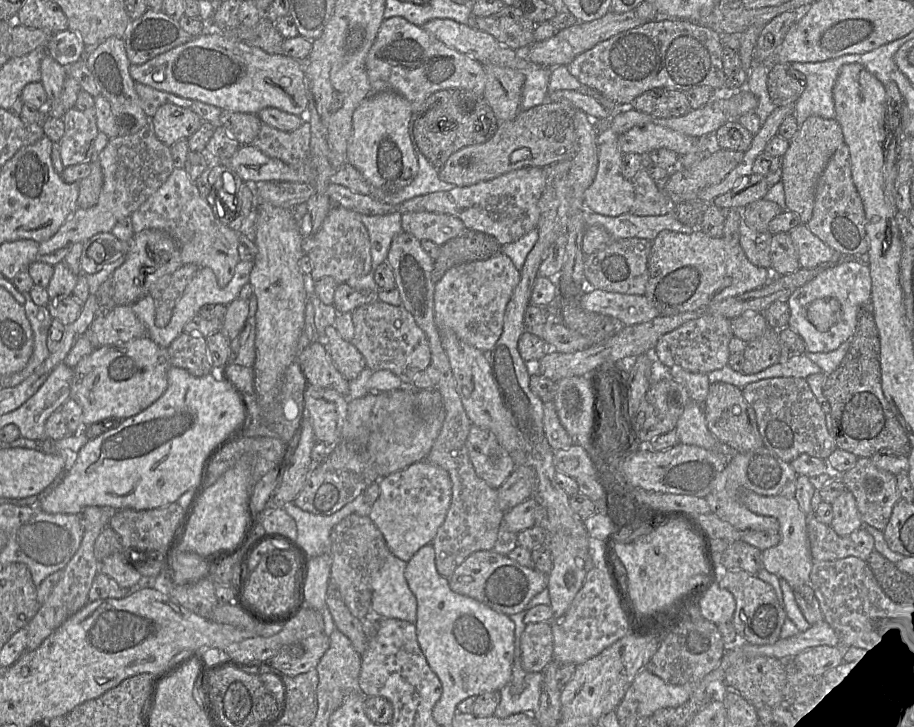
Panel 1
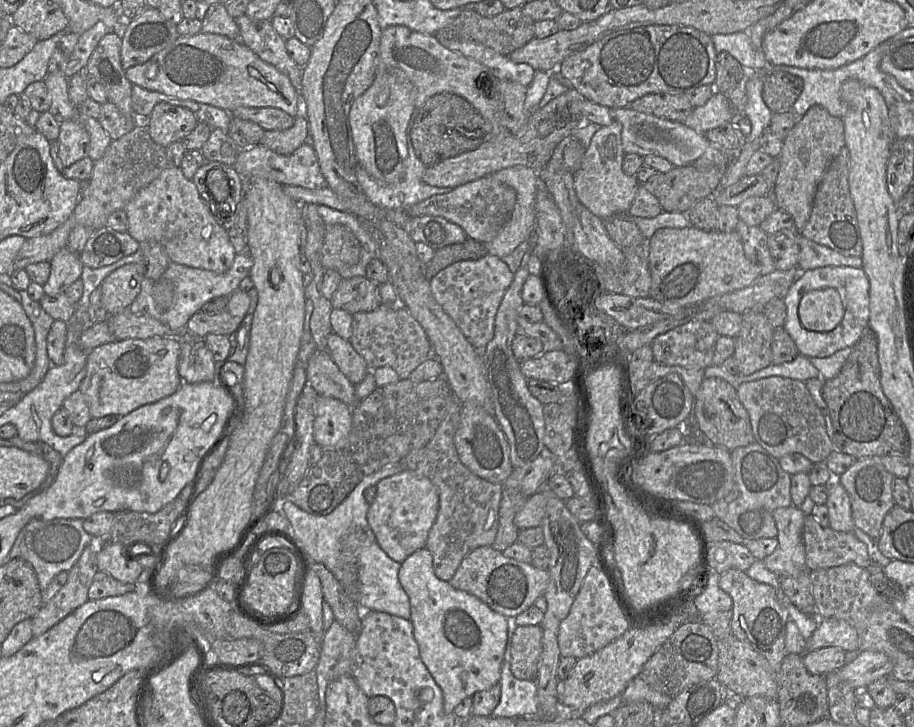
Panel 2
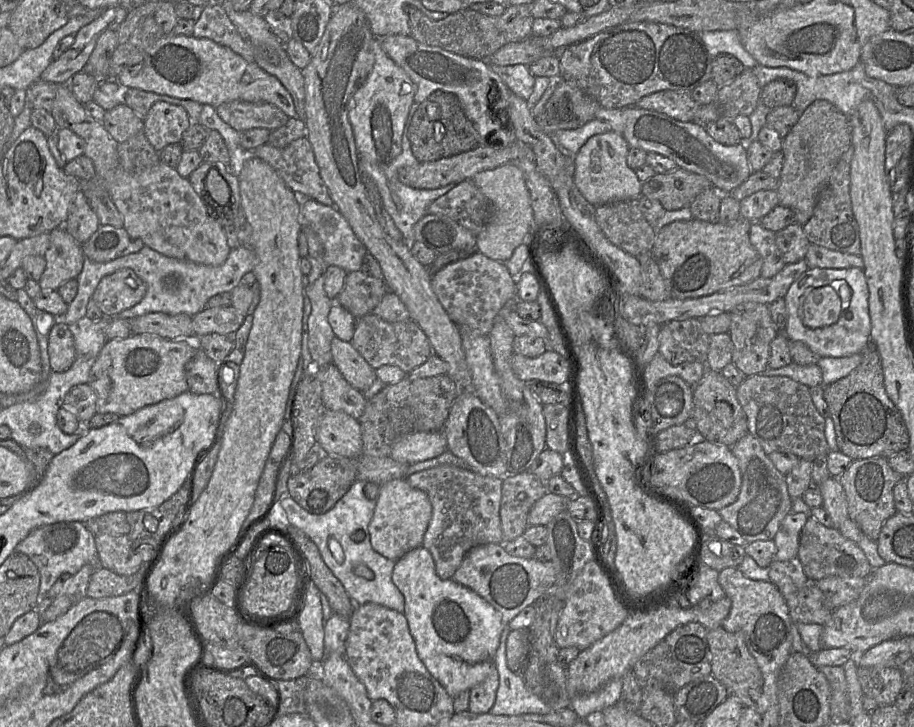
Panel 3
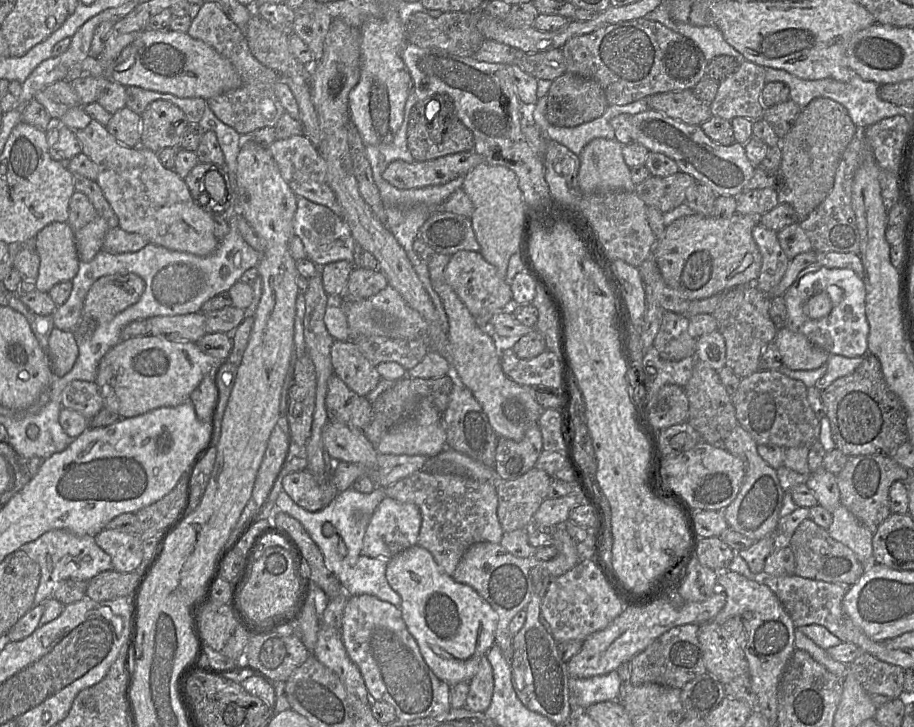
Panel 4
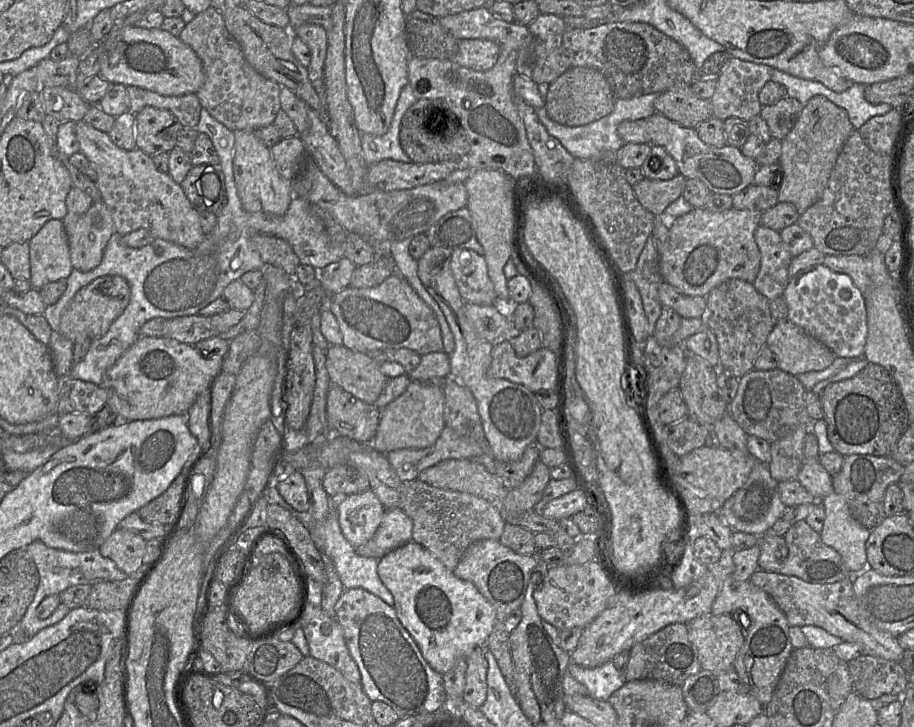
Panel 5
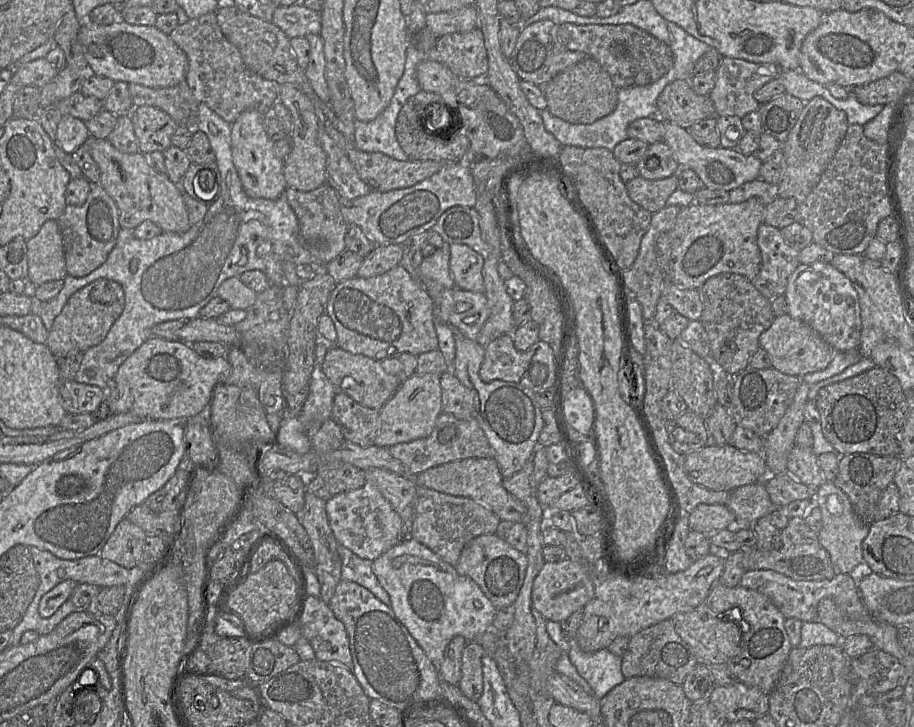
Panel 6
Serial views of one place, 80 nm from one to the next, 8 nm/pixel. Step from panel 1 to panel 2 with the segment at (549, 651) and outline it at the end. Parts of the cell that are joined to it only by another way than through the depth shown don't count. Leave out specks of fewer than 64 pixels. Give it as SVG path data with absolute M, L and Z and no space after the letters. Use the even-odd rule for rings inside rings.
M540 625L518 626L511 640L513 675L521 680L534 680L542 653L543 631Z

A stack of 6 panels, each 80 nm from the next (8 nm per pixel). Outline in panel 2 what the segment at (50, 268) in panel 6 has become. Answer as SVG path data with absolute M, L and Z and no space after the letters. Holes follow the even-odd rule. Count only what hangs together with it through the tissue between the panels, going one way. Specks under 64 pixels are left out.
M68 247L61 249L51 259L50 265L49 279L43 285L47 295L65 293L66 289L81 277L84 268L80 255L72 252Z

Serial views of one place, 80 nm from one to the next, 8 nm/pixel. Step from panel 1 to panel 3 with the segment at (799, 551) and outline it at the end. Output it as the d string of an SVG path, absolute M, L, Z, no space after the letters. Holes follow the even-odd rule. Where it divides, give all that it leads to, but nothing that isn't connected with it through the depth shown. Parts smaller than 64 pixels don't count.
M789 513L782 520L774 541L776 553L774 560L785 561L797 557L801 530L810 516L809 513Z

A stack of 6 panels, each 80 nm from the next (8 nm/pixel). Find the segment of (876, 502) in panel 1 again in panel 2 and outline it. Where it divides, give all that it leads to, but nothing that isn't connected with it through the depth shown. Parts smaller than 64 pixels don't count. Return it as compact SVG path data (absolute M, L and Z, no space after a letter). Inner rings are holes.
M879 457L861 458L839 476L839 483L846 489L851 503L852 518L857 529L860 529L873 540L878 540L886 514L894 507L892 495L894 479L881 464Z

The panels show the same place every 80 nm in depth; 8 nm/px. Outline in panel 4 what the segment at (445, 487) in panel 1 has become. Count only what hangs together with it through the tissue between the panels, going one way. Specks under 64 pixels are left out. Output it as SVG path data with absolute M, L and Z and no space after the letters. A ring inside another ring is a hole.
M390 497L381 500L375 509L363 537L362 555L370 558L391 559L403 550L418 544L421 513L412 503L402 503Z

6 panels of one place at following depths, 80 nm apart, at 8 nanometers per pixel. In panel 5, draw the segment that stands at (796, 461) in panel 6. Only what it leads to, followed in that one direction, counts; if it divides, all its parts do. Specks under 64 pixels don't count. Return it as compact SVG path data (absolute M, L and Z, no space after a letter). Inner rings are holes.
M804 459L796 478L817 501L834 492L833 477L820 464L818 459Z

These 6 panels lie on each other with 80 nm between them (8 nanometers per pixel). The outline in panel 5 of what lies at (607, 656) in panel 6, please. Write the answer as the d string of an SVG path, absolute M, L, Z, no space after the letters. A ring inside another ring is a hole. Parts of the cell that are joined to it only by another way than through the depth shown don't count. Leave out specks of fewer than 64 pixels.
M570 661L567 672L586 687L589 696L602 701L607 701L626 681L613 661L594 668L582 667Z

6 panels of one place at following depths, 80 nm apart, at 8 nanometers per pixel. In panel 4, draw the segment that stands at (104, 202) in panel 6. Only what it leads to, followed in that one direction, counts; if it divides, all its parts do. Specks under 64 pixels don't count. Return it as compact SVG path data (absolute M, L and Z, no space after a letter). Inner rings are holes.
M97 215L86 226L74 232L77 252L81 262L90 262L99 253L109 228L106 220Z

